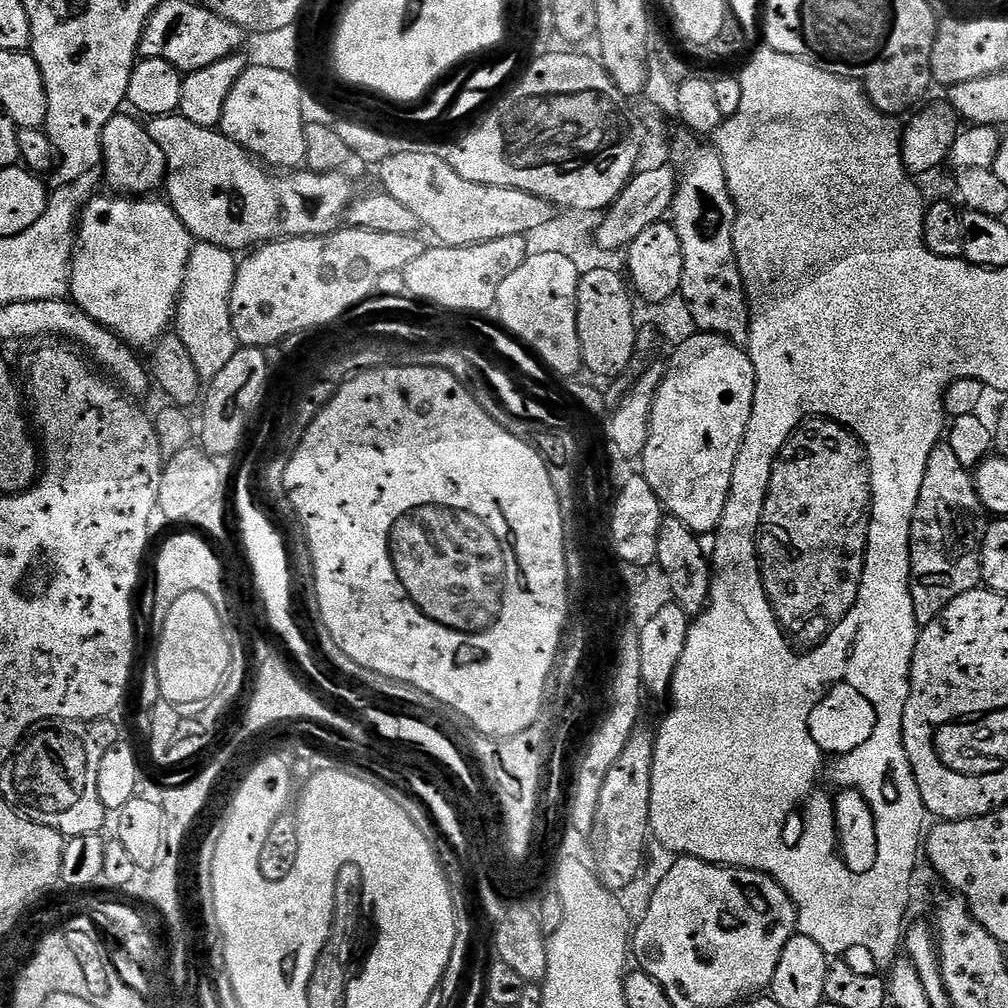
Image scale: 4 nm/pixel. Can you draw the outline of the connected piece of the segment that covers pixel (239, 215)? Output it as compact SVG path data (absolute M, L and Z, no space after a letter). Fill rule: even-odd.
M153 116L147 121L146 127L150 138L154 138L158 146L162 146L168 159L168 203L172 205L178 218L182 218L186 230L190 230L193 238L206 244L222 246L227 252L240 254L290 236L324 236L328 232L335 232L341 227L342 217L354 199L352 184L344 177L343 171L288 170L283 174L273 174L251 152L223 132L216 128L194 126L194 122L190 122L185 116Z

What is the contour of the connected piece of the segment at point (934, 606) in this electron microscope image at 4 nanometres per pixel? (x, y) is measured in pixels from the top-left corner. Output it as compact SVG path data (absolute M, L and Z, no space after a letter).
M947 442L936 444L930 454L930 462L926 462L926 474L922 478L922 490L918 494L916 509L912 515L912 529L908 543L912 571L908 581L917 625L923 626L934 622L934 618L938 618L938 614L942 614L942 610L946 610L946 606L954 602L954 598L981 587L980 559L984 549L984 535L988 532L989 523L984 503L976 493L973 473L964 468L962 462L958 462L954 450L950 450Z

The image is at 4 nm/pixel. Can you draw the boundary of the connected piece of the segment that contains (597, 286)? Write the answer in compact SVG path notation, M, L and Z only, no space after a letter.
M592 268L580 277L576 299L580 358L583 367L595 376L618 376L629 365L634 353L638 329L638 321L632 313L634 296L629 281L621 273L620 276L612 268Z

